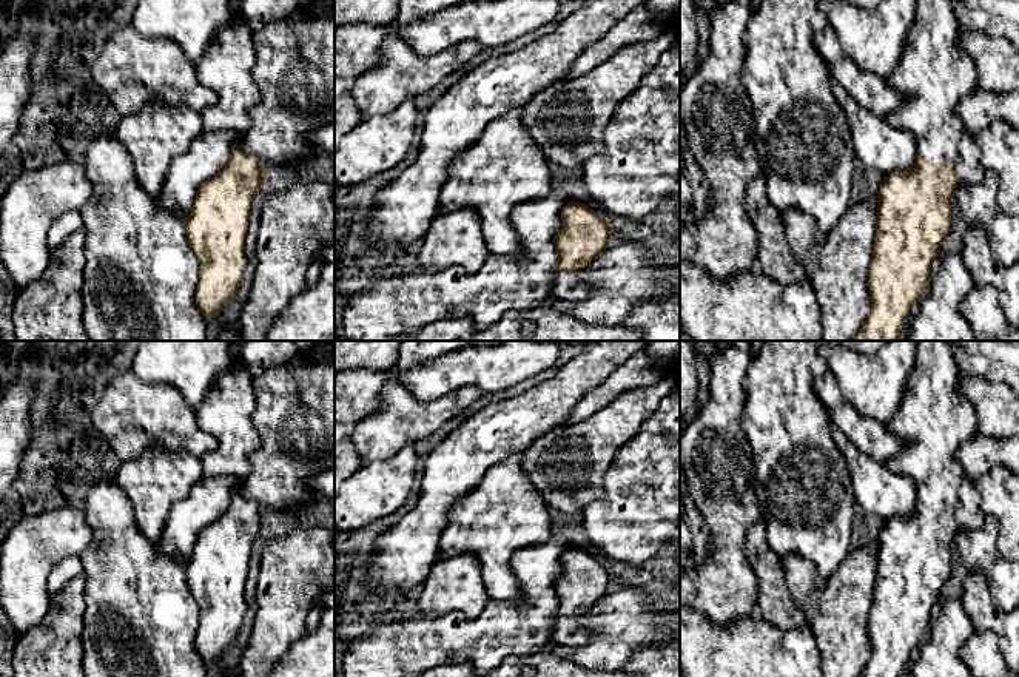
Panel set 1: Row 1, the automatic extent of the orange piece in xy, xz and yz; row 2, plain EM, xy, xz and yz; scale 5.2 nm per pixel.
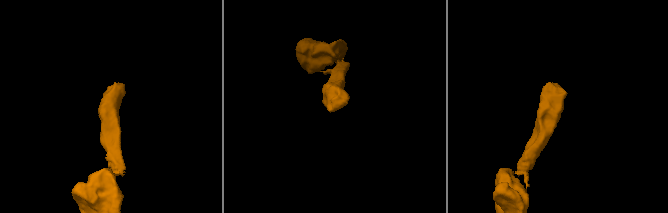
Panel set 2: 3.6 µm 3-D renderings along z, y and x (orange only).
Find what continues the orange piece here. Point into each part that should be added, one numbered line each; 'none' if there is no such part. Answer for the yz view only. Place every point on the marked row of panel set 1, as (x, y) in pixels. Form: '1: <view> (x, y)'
1: yz (933, 74)

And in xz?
1: xz (569, 286)

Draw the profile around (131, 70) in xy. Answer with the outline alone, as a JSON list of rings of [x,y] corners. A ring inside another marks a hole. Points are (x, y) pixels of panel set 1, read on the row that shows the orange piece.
[[[133,25],[108,39],[91,76],[122,116],[137,113],[153,99],[197,113],[217,100],[174,40],[143,37]]]

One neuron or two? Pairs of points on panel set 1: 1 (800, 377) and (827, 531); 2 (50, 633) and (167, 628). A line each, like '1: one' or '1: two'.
1: one
2: two

